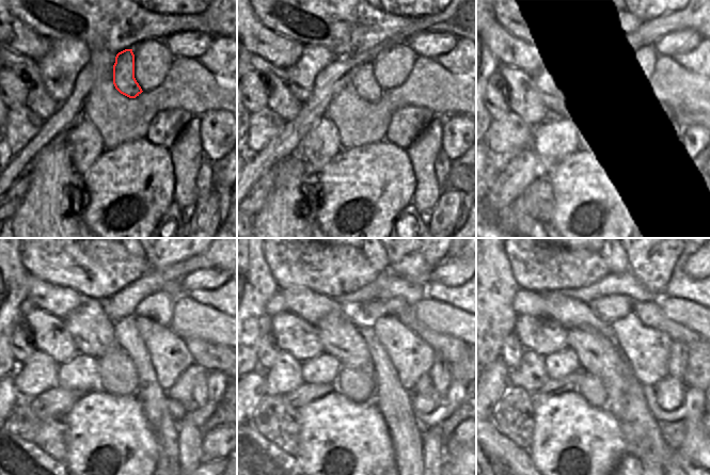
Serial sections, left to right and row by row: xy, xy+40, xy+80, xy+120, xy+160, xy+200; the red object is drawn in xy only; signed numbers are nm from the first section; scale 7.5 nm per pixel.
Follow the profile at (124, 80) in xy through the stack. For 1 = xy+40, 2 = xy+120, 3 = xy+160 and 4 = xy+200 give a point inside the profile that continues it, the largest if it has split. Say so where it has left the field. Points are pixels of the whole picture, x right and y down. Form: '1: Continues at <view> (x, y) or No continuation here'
1: Continues at xy+40 (364, 82)
2: Continues at xy+120 (148, 390)
3: Continues at xy+160 (389, 390)
4: Continues at xy+200 (633, 395).

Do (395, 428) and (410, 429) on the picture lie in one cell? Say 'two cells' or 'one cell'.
two cells

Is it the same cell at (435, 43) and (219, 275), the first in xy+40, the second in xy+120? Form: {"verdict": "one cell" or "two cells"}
{"verdict": "one cell"}

